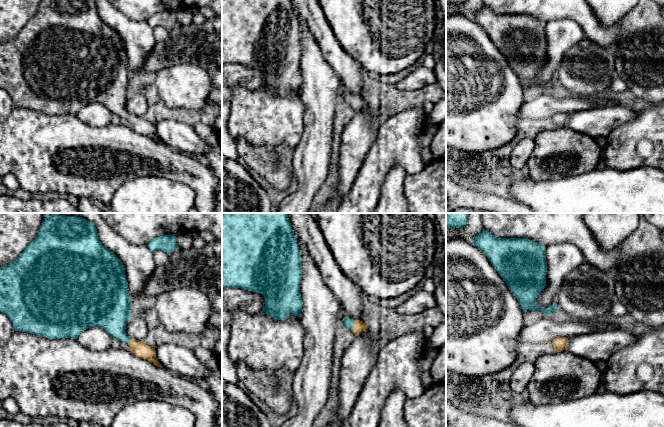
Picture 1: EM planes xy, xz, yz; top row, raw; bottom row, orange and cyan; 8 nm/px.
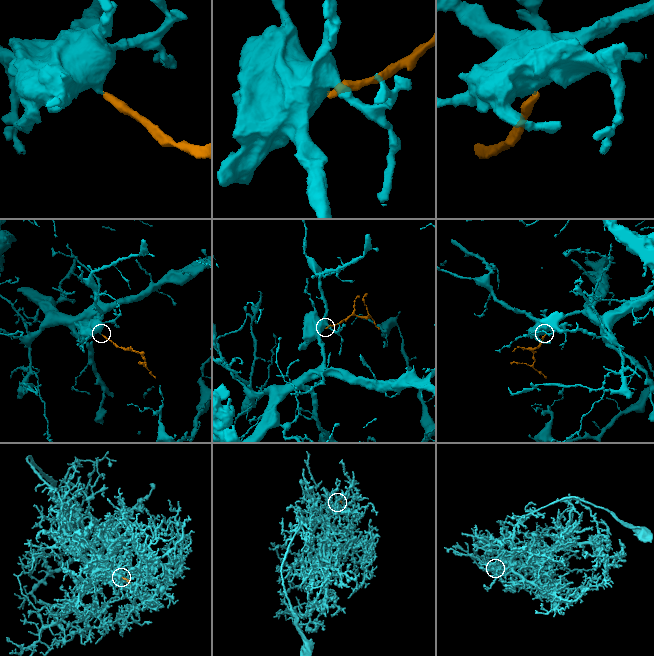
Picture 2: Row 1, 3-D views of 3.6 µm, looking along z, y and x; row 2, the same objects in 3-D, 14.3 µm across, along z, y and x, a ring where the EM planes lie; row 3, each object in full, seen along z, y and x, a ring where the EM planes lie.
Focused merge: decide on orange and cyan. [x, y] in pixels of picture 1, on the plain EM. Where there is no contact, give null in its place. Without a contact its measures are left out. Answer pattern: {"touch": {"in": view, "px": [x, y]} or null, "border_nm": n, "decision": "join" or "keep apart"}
{"touch": {"in": "xz", "px": [354, 101]}, "border_nm": 80, "decision": "join"}

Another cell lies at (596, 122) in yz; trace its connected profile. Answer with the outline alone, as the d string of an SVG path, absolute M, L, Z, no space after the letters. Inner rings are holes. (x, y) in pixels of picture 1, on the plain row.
M622 105L596 107L573 113L566 124L593 138L607 137L615 127L633 120L637 114L637 111Z

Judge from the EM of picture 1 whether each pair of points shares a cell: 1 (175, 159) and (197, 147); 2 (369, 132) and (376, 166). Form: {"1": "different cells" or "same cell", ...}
{"1": "different cells", "2": "different cells"}

